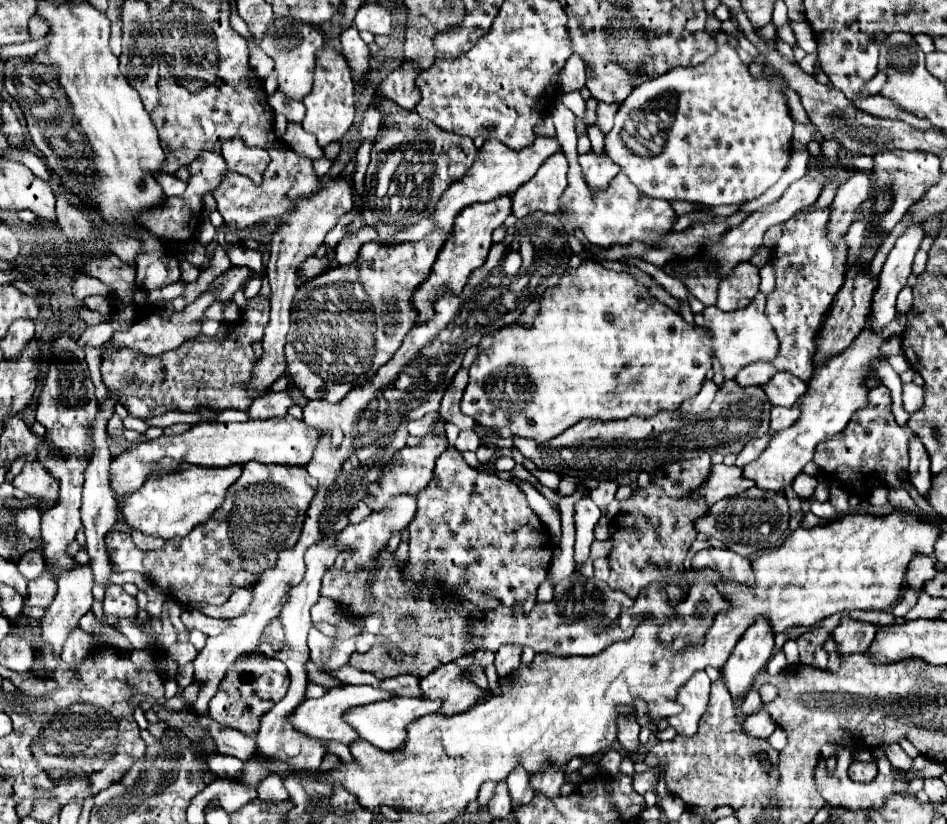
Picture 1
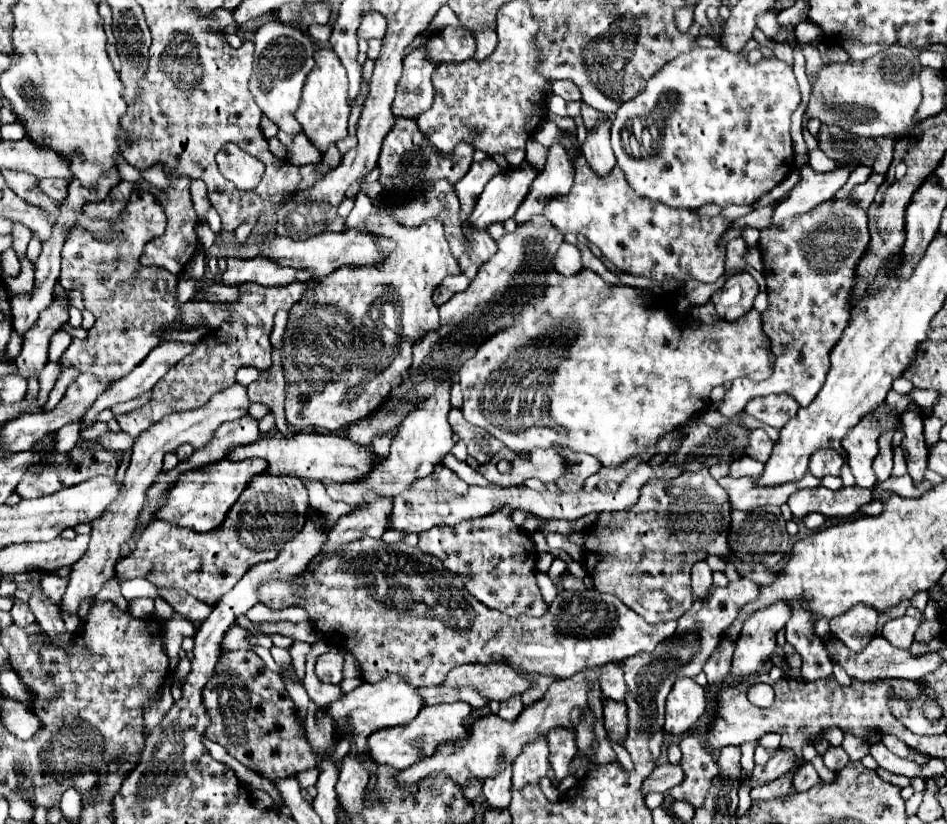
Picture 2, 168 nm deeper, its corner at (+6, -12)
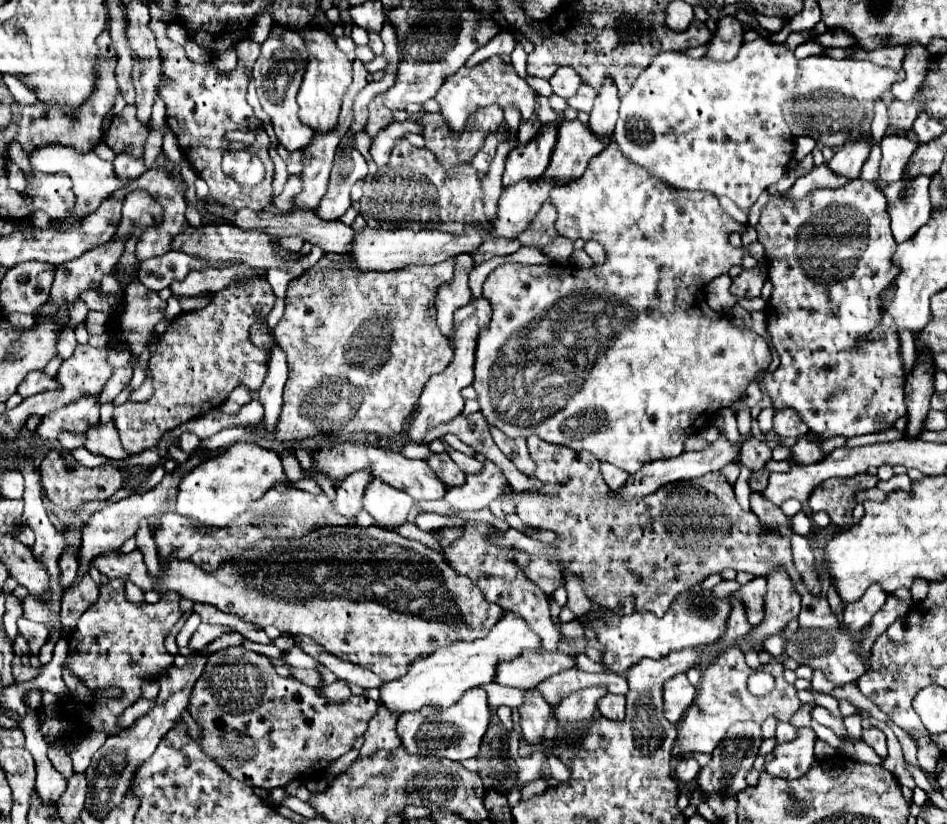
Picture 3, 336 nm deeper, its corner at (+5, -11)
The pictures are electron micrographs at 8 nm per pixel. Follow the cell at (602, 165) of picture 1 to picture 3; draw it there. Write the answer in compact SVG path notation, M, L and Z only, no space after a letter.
M607 78L595 98L595 106L591 110L591 118L589 124L593 128L593 132L601 138L613 134L615 122L617 122L617 112L619 112L619 96L617 96L617 88L613 84L611 78Z

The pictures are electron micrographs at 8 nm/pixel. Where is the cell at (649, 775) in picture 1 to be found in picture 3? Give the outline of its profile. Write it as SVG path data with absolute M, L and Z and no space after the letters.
M695 758L679 760L679 764L677 764L677 780L687 784L687 782L691 782L693 778L697 778L699 770L701 770L701 766L697 764L697 760L695 760Z

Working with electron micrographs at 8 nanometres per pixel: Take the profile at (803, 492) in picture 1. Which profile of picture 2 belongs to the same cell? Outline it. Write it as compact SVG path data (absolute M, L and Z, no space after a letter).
M826 487L802 489L790 495L788 505L794 517L806 517L810 511L822 513L826 517L850 517L862 505L872 501L872 489L862 487L842 487L838 491L830 491Z

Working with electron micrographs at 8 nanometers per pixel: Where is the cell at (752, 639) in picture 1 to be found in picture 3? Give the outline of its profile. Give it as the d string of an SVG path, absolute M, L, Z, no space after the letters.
M775 568L767 574L767 596L765 596L765 620L747 634L747 644L755 650L767 636L781 634L781 630L799 616L801 596L793 586L791 576L785 568Z

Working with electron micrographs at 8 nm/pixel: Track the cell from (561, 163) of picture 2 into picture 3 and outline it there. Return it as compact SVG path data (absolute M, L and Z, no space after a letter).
M565 120L559 126L557 146L543 176L555 176L555 180L563 182L577 180L579 176L583 176L591 158L601 154L607 144L609 140L601 140L599 136L595 136L589 124L583 124L579 120Z

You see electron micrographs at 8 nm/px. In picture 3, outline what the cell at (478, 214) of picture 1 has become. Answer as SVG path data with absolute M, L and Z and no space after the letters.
M557 122L543 124L531 142L519 144L509 152L503 172L505 188L521 180L533 180L535 176L541 176L547 170L557 142L557 128Z

